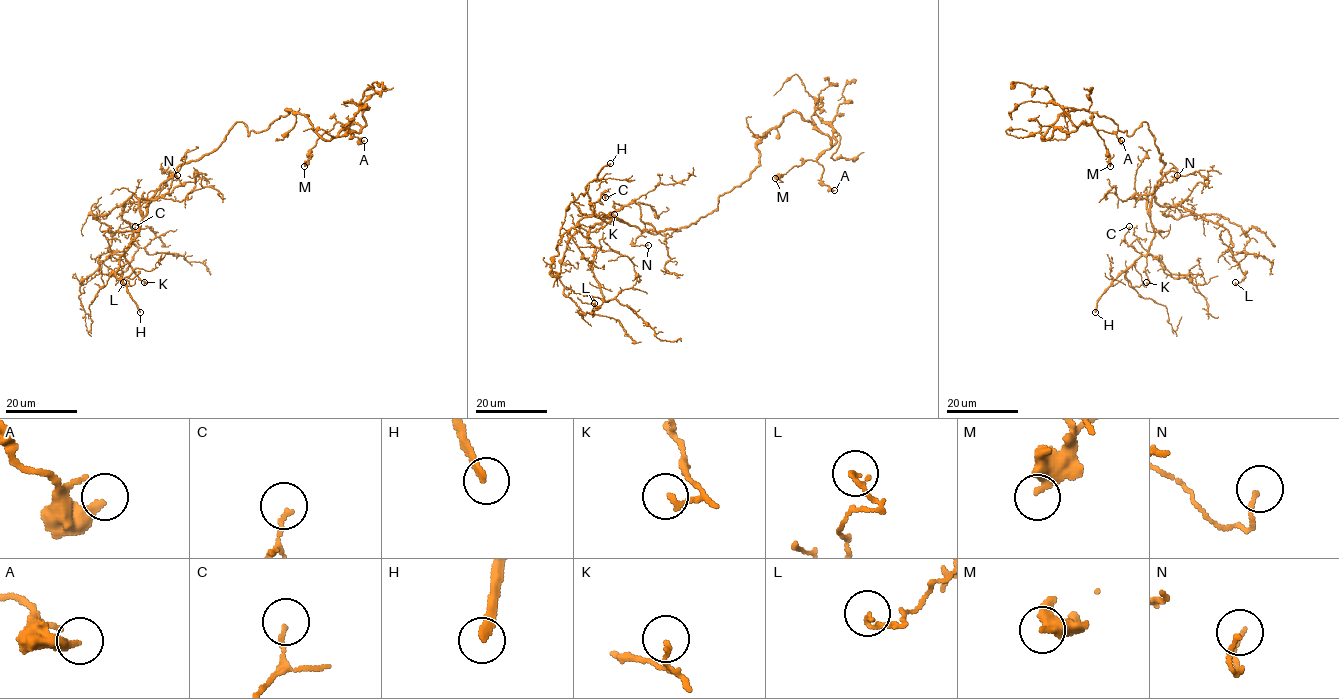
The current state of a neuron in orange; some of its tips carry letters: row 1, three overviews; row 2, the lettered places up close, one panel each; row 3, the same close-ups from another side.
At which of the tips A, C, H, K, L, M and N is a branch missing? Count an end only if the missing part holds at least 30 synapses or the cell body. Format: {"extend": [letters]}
{"extend": ["H"]}

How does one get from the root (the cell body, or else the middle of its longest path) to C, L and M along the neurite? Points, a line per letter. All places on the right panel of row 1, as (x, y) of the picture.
C: (1155, 145), (1165, 165), (1152, 198), (1150, 220), (1154, 239), (1145, 255), (1125, 242), (1124, 234), (1129, 226)
L: (1155, 145), (1165, 165), (1149, 214), (1151, 195), (1161, 206), (1182, 206), (1222, 225), (1245, 275), (1235, 282)
M: (1155, 145), (1146, 122), (1128, 135), (1084, 109), (1062, 113), (1043, 138), (1091, 122), (1110, 166)

